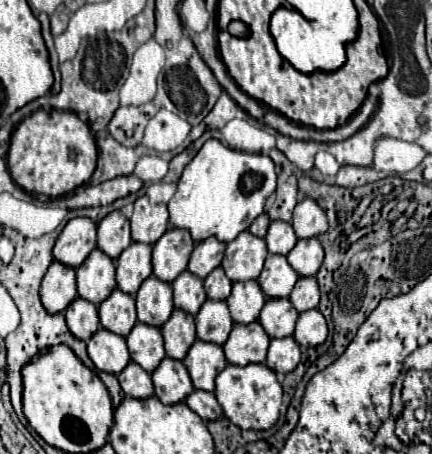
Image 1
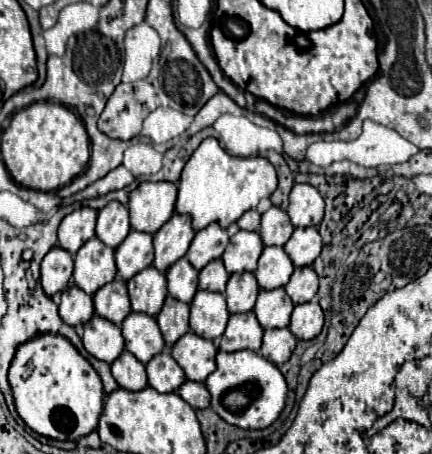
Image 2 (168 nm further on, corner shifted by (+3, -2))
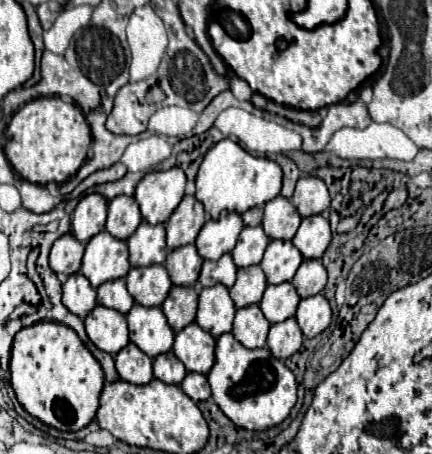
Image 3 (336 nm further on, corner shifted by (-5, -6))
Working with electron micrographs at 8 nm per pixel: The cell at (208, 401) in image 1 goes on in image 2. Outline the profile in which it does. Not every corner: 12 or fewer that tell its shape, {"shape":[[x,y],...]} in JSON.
{"shape":[[184,381],[176,391],[194,409],[206,409],[210,395],[204,383]]}

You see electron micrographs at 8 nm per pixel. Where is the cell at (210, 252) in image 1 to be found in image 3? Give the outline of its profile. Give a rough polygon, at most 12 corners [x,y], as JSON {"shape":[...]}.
{"shape":[[222,211],[194,241],[202,259],[220,259],[238,241],[242,217]]}

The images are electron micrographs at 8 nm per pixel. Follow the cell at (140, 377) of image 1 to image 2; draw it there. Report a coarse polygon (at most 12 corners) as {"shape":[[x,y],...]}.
{"shape":[[130,351],[110,367],[120,387],[148,387],[146,367]]}

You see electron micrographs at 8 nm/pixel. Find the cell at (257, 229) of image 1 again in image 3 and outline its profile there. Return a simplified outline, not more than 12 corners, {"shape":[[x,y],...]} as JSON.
{"shape":[[248,209],[242,213],[246,227],[258,227],[262,223],[262,209]]}

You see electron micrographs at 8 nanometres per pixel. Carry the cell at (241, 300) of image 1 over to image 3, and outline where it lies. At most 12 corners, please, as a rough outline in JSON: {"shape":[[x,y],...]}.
{"shape":[[258,265],[238,269],[230,289],[238,309],[260,303],[268,283]]}

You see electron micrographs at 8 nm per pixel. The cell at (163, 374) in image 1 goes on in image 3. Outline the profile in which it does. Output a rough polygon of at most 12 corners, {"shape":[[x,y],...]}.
{"shape":[[172,351],[154,359],[154,377],[180,385],[184,365]]}

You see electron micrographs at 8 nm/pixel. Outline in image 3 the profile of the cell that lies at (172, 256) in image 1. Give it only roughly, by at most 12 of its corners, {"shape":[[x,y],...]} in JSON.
{"shape":[[186,195],[166,223],[168,249],[194,243],[204,207]]}

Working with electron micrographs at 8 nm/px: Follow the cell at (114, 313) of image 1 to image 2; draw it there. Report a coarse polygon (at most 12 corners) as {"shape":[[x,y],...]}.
{"shape":[[120,279],[100,287],[96,315],[116,325],[132,311],[126,283]]}

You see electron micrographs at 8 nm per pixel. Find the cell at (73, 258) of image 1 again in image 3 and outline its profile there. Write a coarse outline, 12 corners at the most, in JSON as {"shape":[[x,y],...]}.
{"shape":[[92,193],[80,199],[72,235],[88,243],[104,231],[106,199]]}

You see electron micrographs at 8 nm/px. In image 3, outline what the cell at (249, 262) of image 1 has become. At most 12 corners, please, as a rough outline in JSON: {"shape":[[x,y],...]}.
{"shape":[[244,227],[232,251],[236,267],[262,261],[270,239],[262,227]]}

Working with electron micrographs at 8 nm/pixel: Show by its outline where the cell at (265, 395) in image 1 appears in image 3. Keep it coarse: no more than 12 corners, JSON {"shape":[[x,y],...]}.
{"shape":[[232,333],[216,341],[212,399],[266,431],[296,405],[292,371]]}

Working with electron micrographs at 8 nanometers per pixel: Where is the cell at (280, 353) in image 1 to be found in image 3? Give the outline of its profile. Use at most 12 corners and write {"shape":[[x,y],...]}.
{"shape":[[296,319],[274,323],[266,345],[286,361],[300,349]]}

